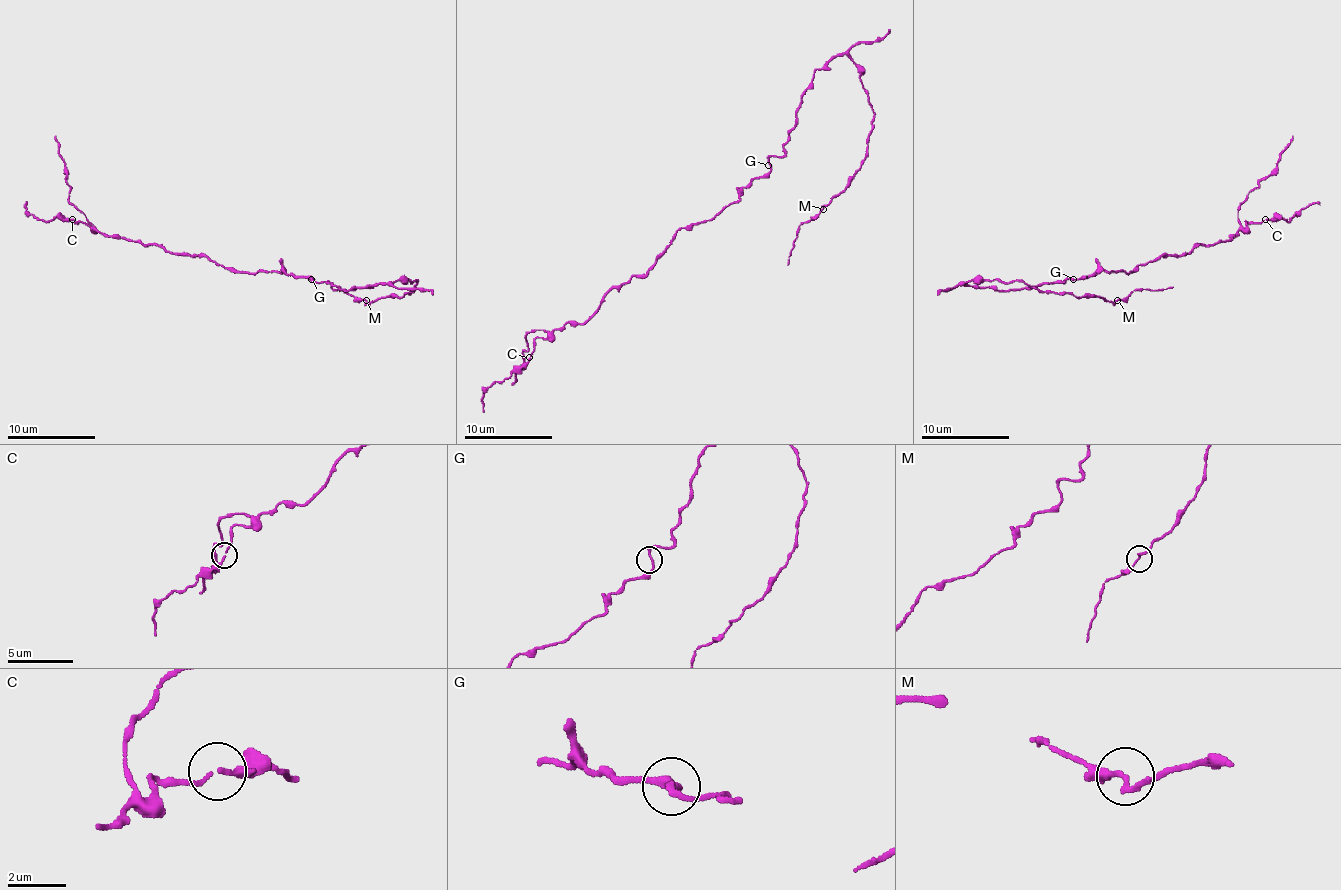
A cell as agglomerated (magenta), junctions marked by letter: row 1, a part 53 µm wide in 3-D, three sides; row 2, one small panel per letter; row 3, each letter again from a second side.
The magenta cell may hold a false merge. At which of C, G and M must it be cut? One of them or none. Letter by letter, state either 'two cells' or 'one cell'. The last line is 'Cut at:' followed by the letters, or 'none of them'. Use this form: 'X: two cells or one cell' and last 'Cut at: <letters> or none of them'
C: one cell
G: one cell
M: one cell
Cut at: none of them

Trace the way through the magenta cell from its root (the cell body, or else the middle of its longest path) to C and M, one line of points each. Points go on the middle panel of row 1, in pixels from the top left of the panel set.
C: (768, 171), (709, 219), (681, 228), (643, 274), (613, 287), (586, 320), (536, 338), (529, 357)
M: (768, 171), (768, 158), (784, 154), (812, 75), (845, 55), (858, 68), (873, 119), (860, 169), (823, 208)

